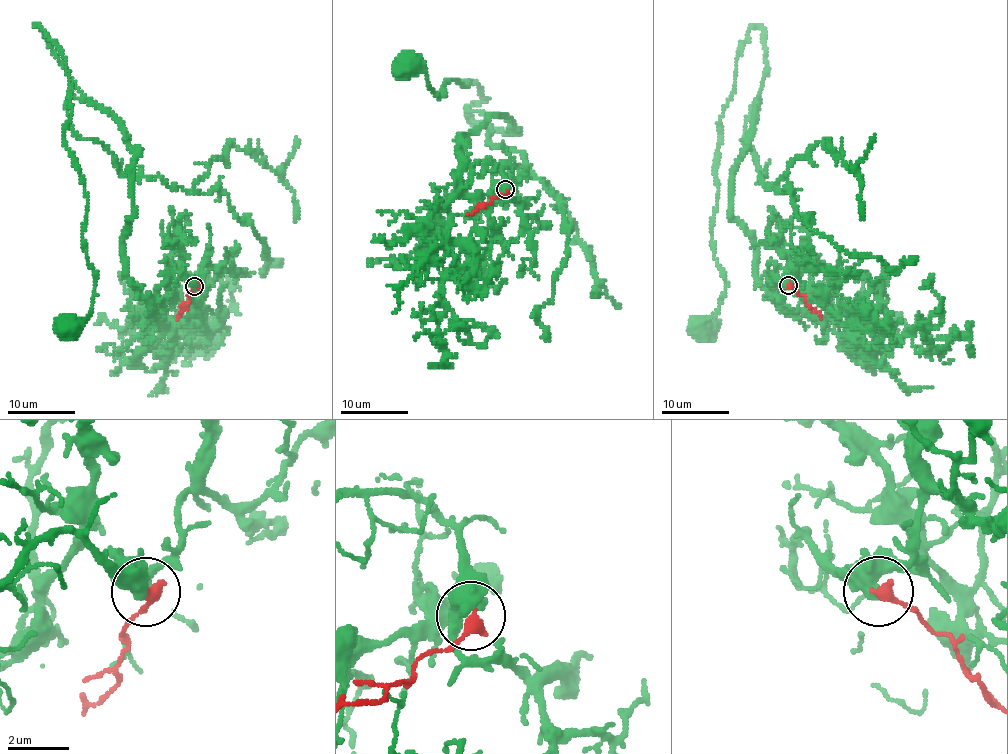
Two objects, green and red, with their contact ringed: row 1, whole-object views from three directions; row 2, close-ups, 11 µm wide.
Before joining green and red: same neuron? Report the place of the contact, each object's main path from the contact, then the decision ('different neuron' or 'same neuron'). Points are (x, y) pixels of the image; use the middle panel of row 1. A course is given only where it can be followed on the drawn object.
at (505, 189); green runs (505, 188), (459, 136), (509, 116), (506, 132), (475, 126), (477, 85), (446, 80), (437, 96), (407, 62); red runs (505, 190), (492, 203), (467, 215); different neuron

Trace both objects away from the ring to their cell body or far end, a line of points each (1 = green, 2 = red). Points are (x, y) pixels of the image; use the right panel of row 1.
1: (786, 285), (772, 272), (772, 298), (731, 215), (759, 25), (720, 117), (725, 291), (700, 326)
2: (788, 285), (804, 296), (822, 318)

